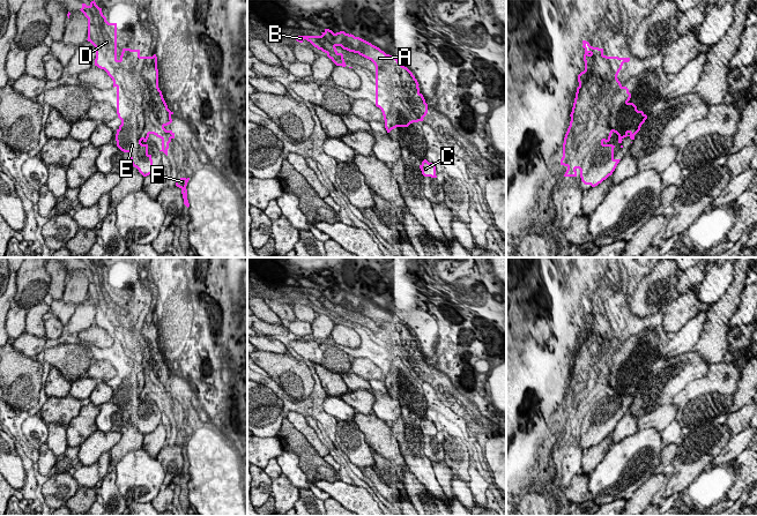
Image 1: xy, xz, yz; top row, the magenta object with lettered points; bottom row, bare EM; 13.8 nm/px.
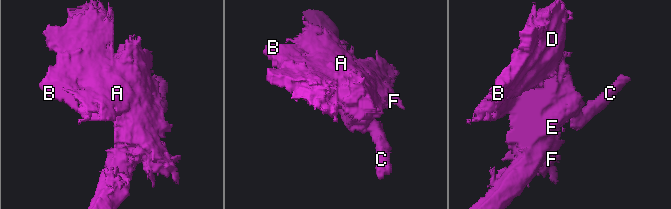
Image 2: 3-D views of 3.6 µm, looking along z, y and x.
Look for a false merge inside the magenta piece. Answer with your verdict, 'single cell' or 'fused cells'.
single cell

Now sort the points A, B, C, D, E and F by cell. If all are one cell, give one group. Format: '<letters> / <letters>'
A B C D E F

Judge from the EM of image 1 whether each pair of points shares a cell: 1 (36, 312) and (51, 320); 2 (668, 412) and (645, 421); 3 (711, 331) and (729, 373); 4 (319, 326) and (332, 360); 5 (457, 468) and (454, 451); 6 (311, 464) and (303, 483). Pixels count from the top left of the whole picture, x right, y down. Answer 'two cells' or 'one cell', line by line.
1: two cells
2: one cell
3: two cells
4: two cells
5: one cell
6: two cells

